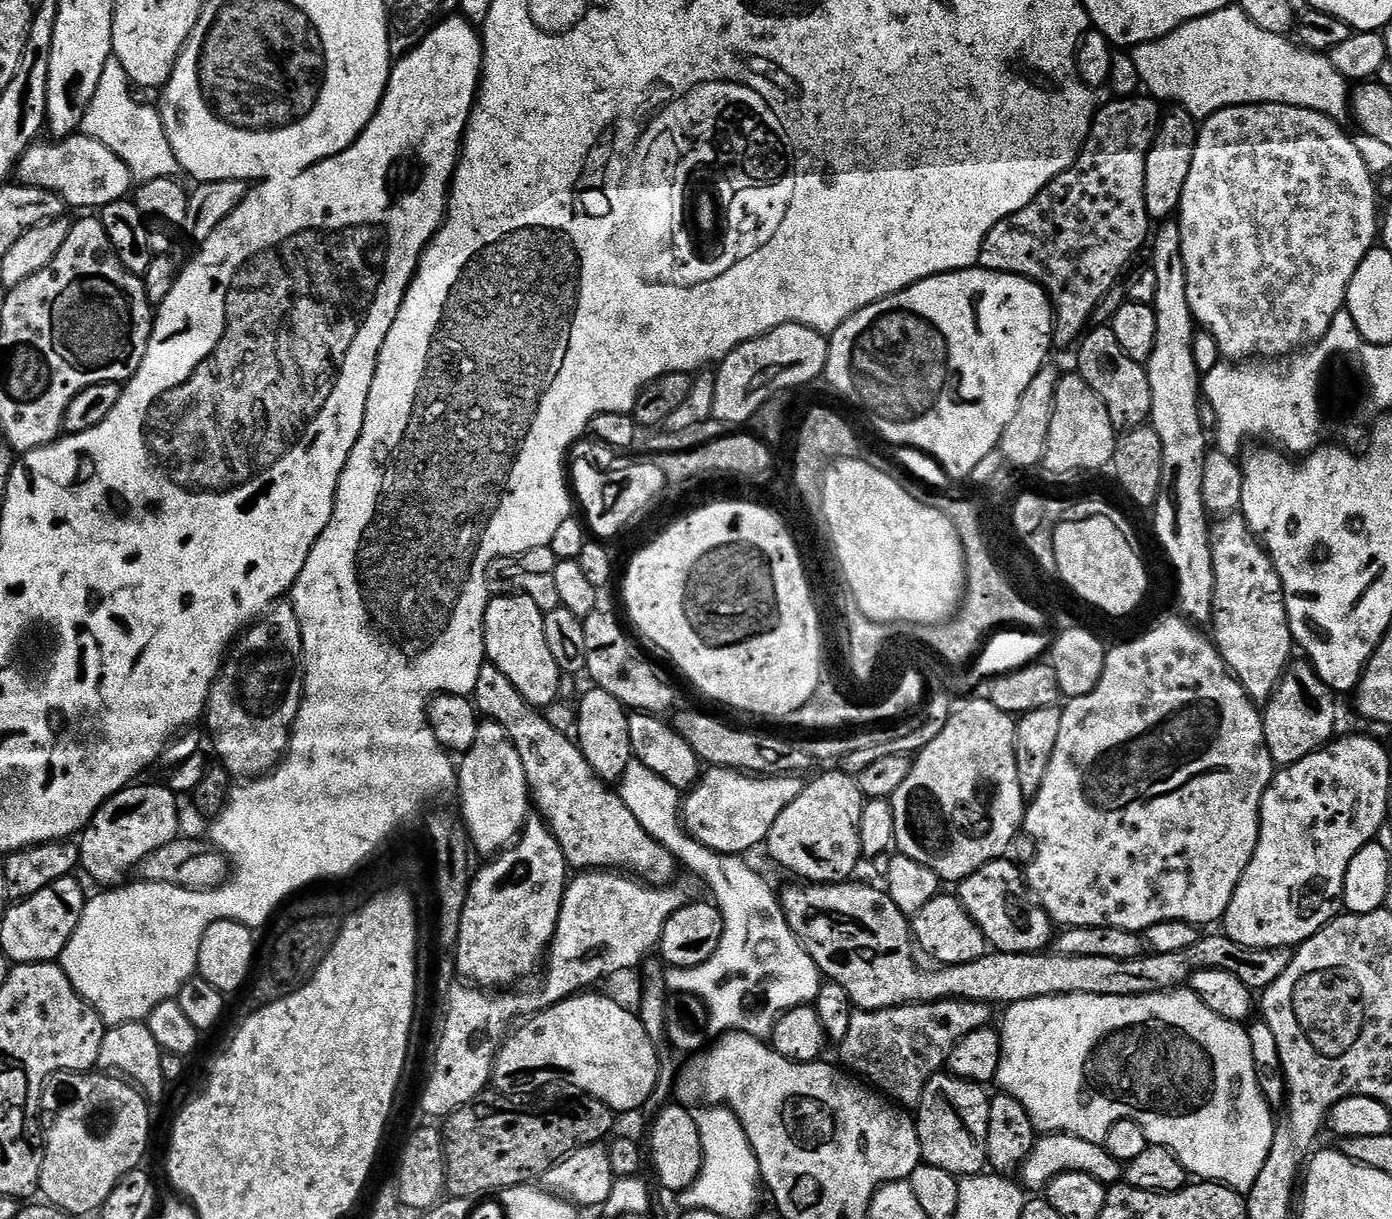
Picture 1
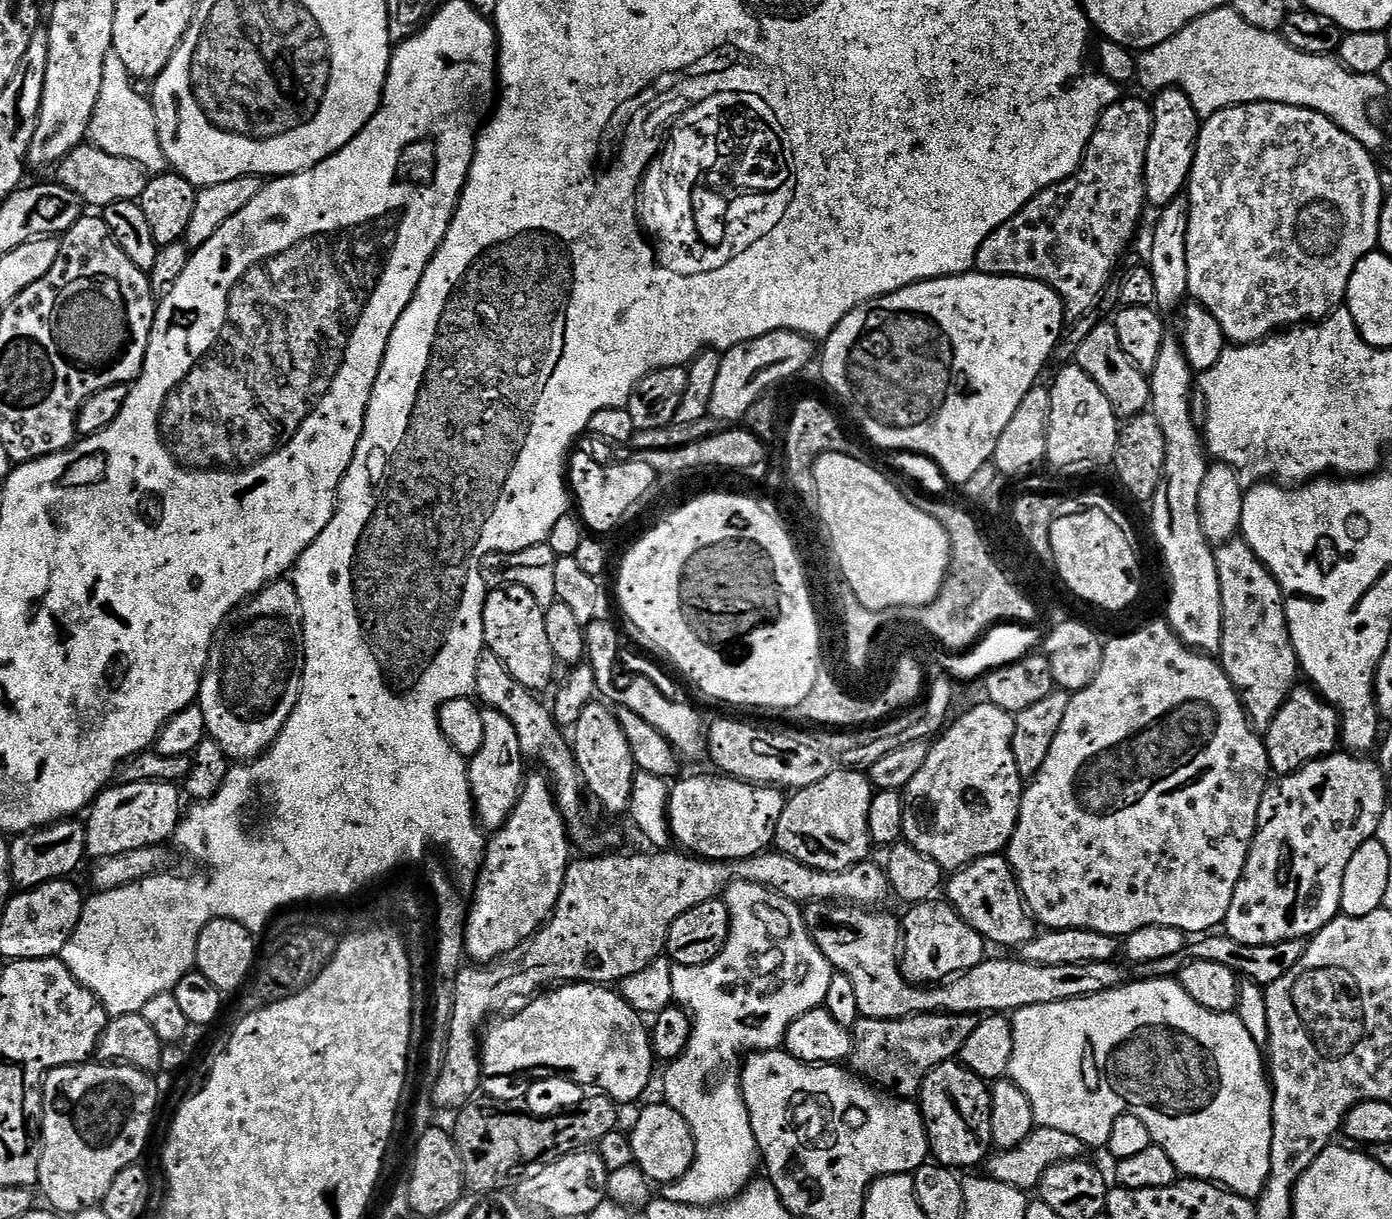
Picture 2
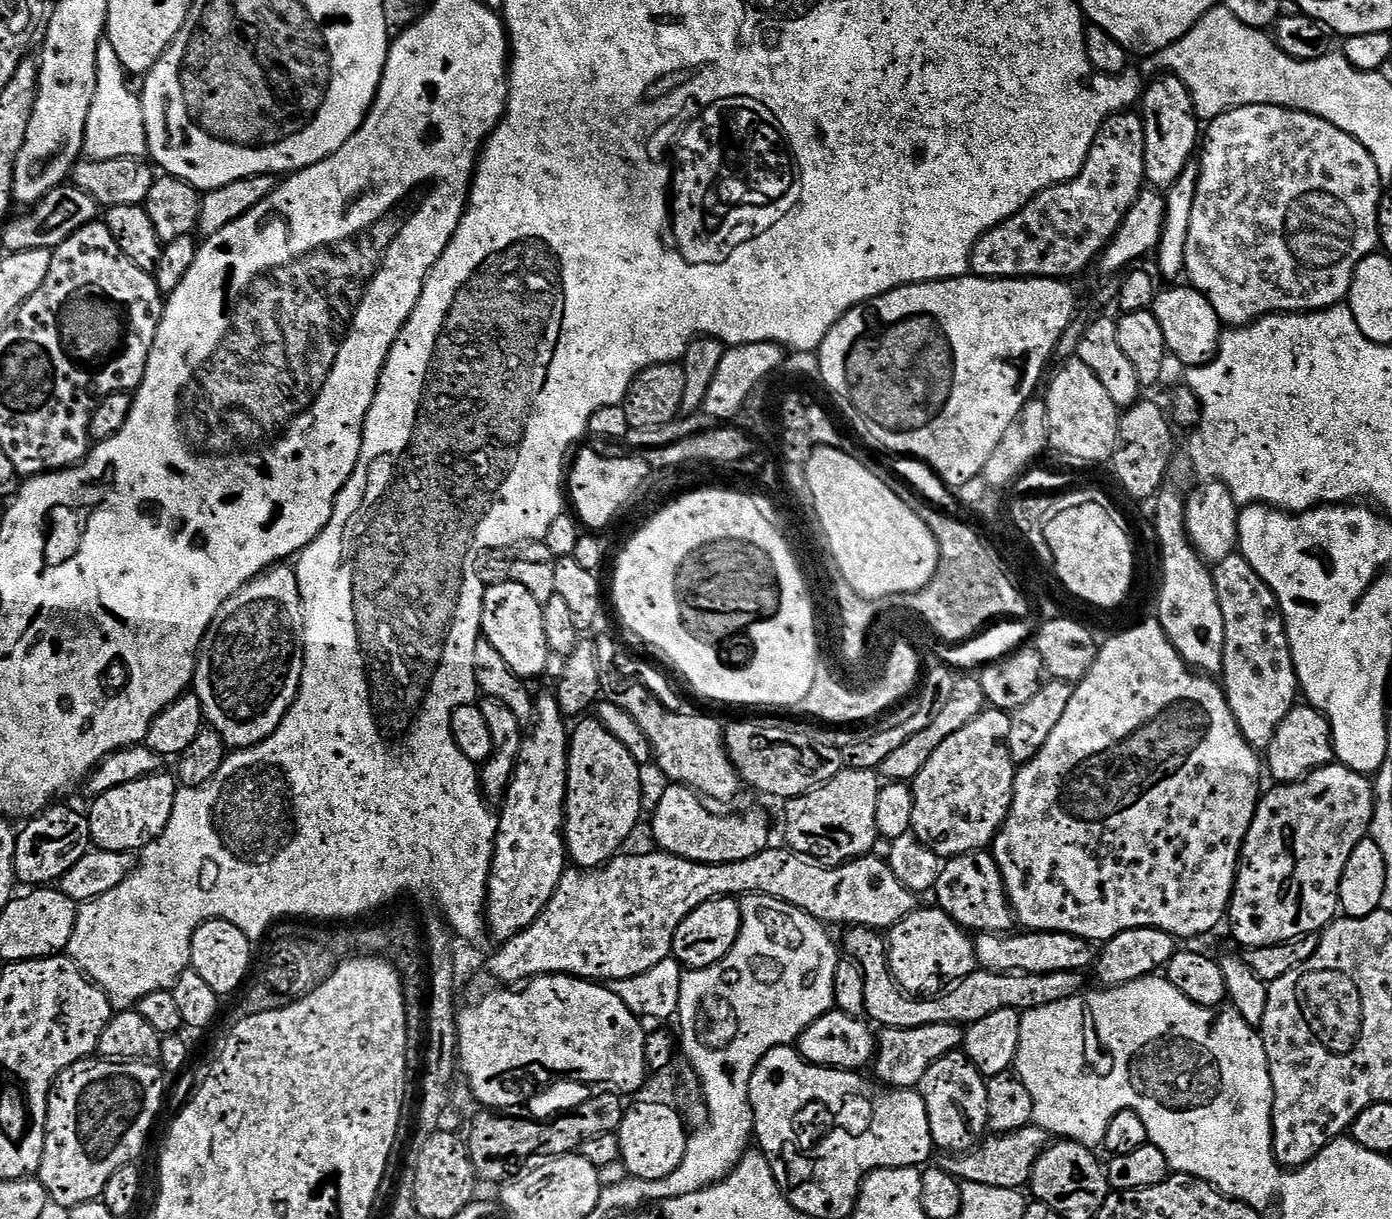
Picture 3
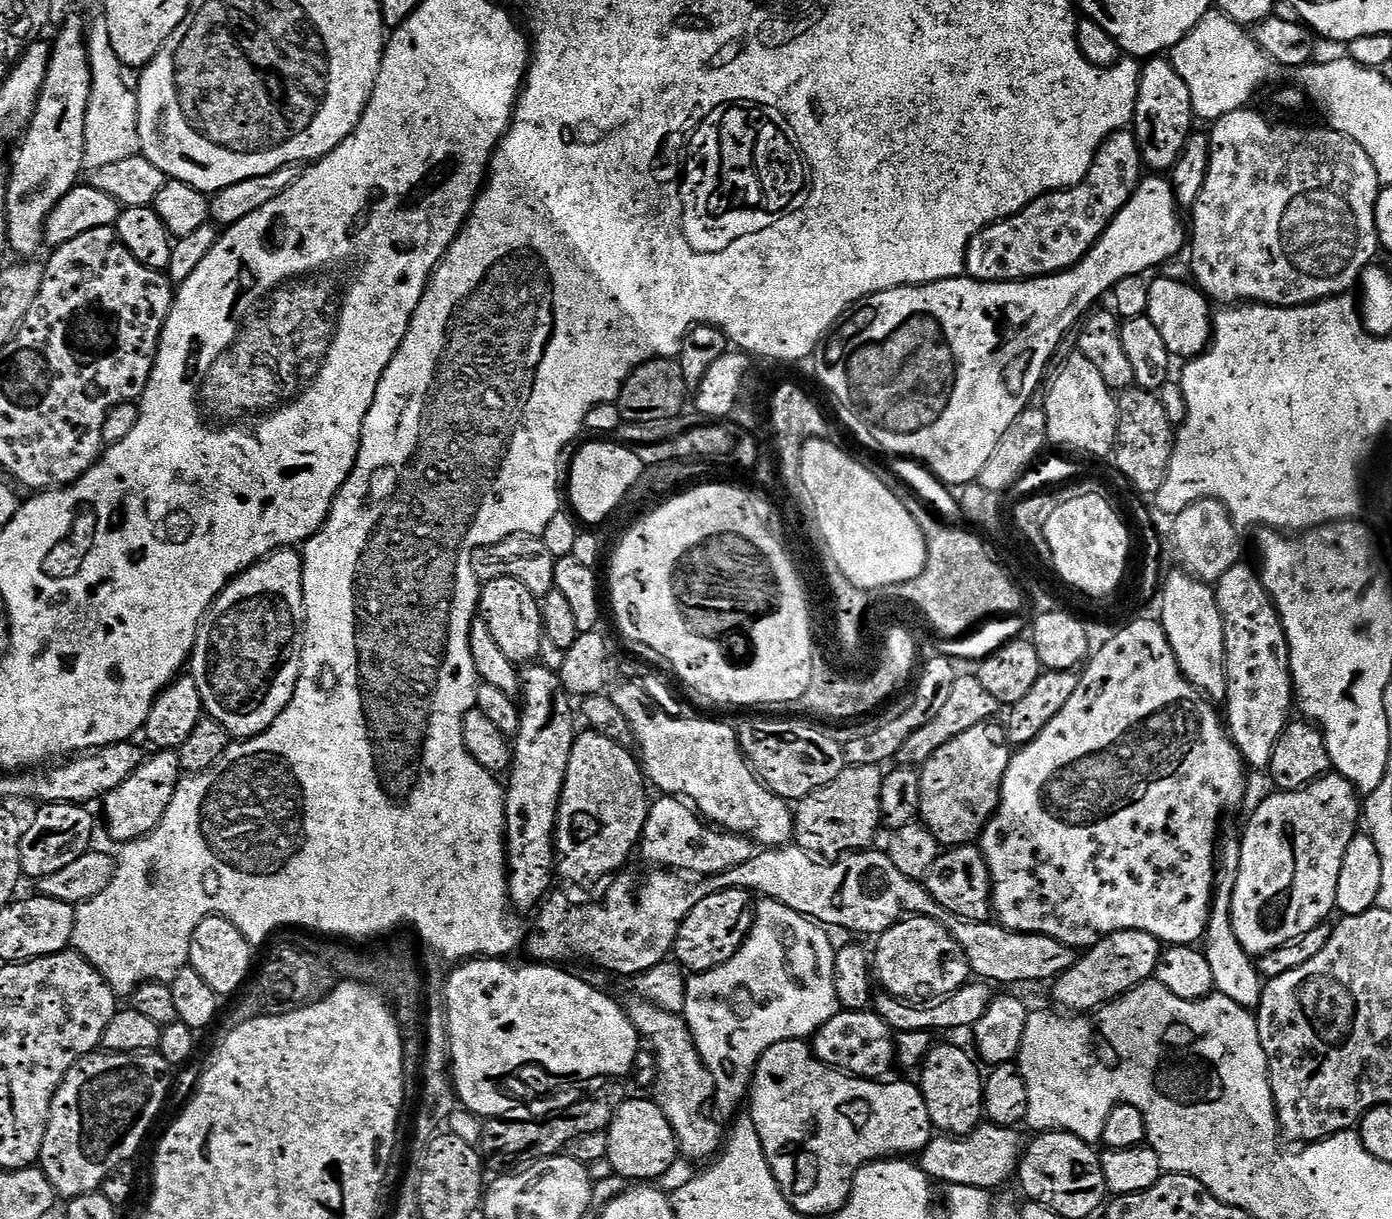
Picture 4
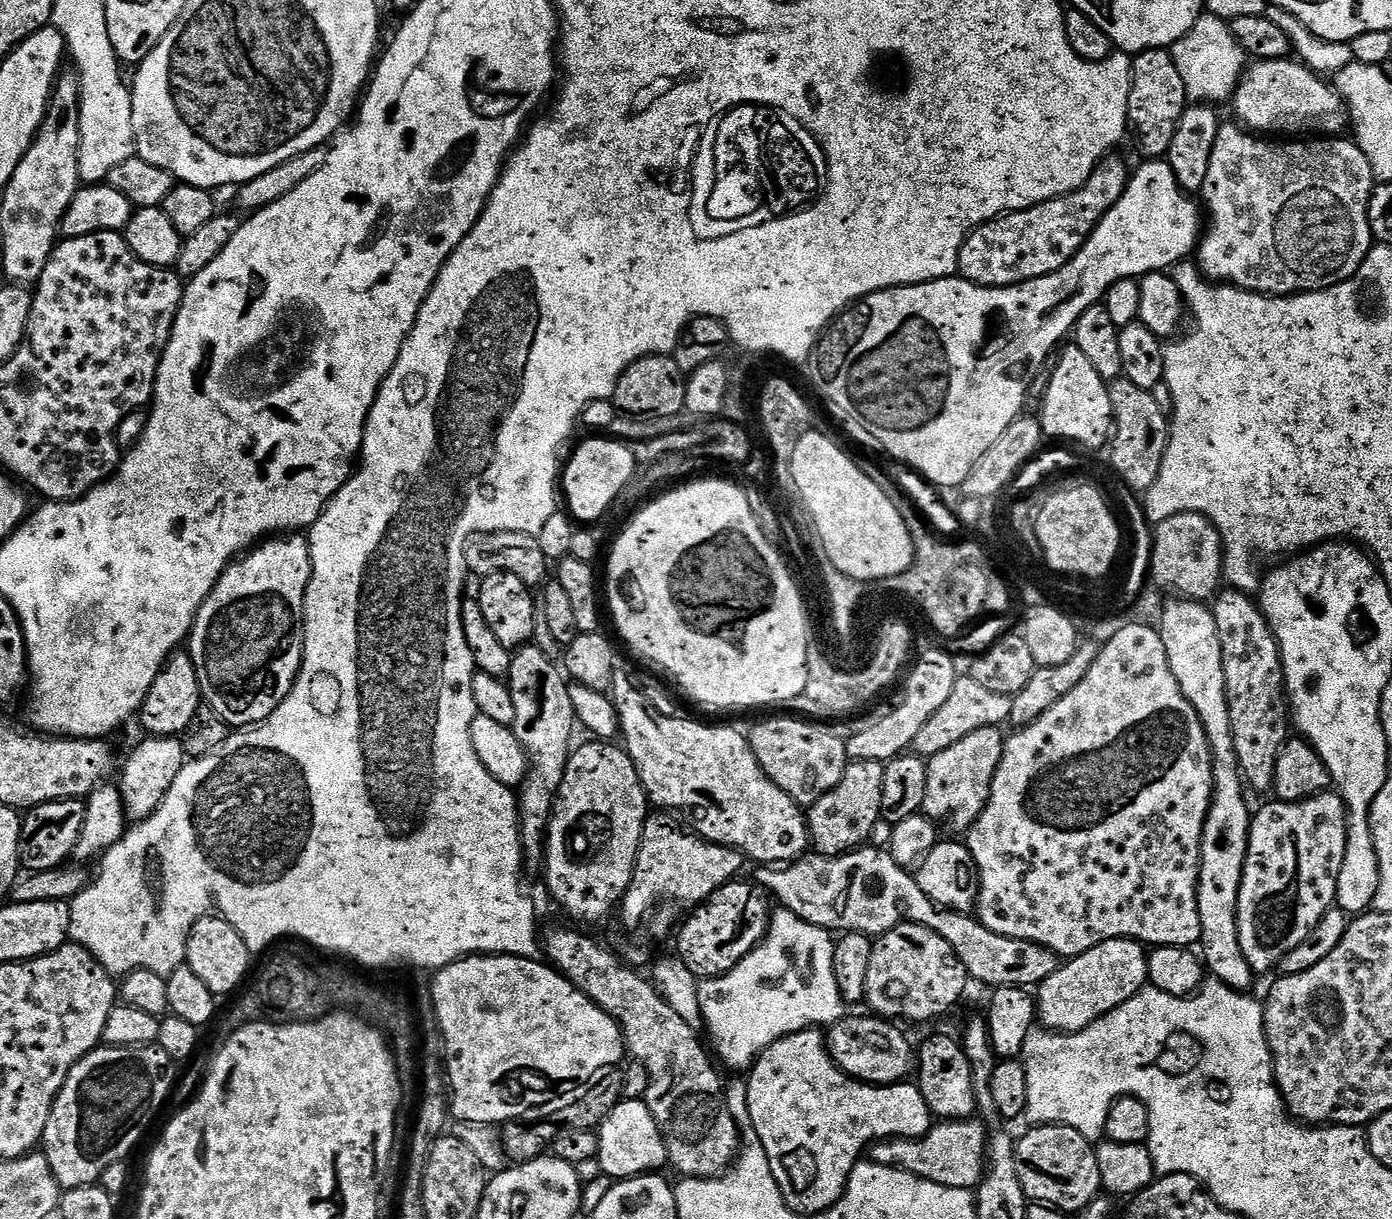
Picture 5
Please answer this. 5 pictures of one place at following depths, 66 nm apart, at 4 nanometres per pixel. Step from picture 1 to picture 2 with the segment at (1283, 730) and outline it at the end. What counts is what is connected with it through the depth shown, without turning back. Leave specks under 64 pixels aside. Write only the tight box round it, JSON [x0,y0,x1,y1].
[1262,686,1341,777]

